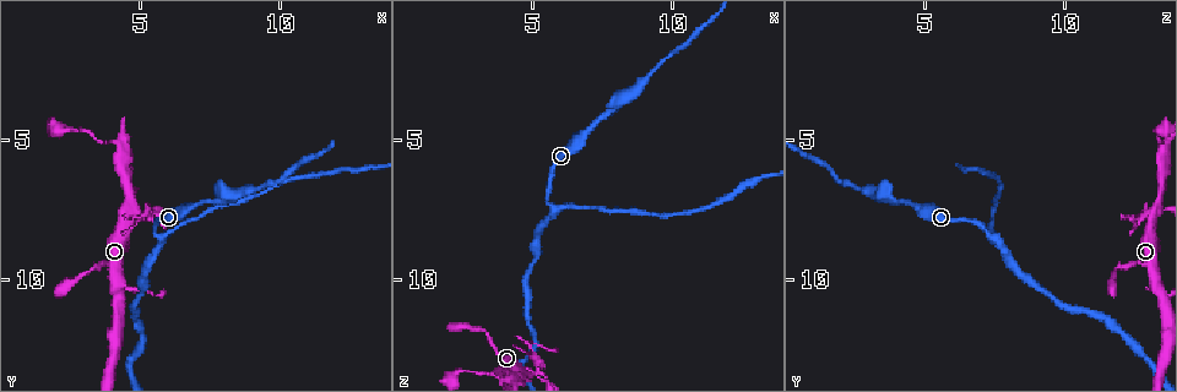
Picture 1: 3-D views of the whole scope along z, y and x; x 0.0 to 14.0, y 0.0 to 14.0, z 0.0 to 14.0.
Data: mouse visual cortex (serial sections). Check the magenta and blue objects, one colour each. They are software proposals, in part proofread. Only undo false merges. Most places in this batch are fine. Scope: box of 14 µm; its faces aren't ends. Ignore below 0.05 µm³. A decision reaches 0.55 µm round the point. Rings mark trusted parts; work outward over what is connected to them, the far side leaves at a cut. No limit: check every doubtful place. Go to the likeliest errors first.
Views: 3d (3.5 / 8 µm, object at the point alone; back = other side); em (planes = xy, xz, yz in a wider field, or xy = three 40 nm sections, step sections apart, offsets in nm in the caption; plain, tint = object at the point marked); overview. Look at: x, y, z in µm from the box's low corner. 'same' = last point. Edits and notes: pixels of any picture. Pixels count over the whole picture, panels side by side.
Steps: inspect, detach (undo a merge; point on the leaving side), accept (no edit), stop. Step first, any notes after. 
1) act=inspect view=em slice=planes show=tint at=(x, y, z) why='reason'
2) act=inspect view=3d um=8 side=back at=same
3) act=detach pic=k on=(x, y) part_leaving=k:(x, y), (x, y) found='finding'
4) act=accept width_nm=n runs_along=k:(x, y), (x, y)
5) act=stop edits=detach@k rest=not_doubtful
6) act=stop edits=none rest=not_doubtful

act=inspect view=3d um=3.5 at=(4.4, 7.7, 13.1) why='thick turns thin'

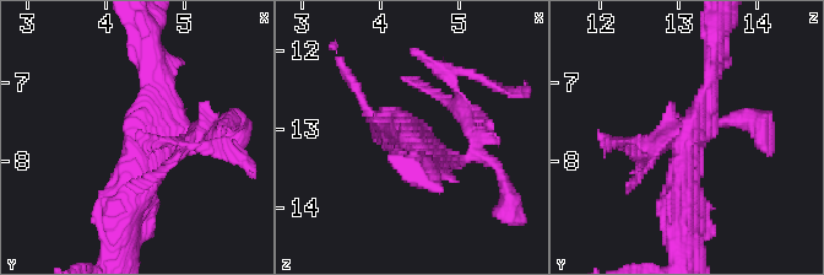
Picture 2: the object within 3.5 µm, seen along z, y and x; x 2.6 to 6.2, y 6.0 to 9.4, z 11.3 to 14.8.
act=accept found='one cell here'

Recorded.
act=inspect view=3d um=3.5 side=back at=(5.2, 7.6, 13.3) why='a fork'

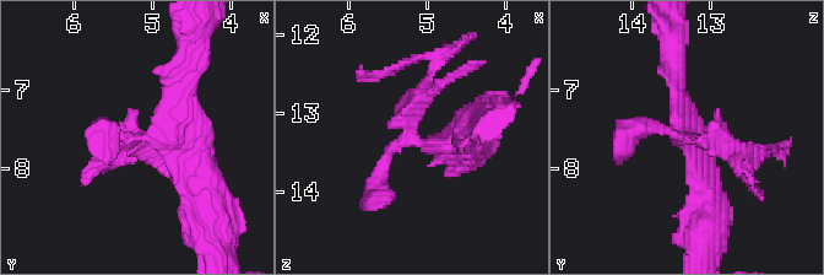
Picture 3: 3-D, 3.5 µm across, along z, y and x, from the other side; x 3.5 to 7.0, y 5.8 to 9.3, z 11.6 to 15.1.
act=inspect view=em slice=xy step=2 show=tint at=(5.20, 7.60, 13.30)

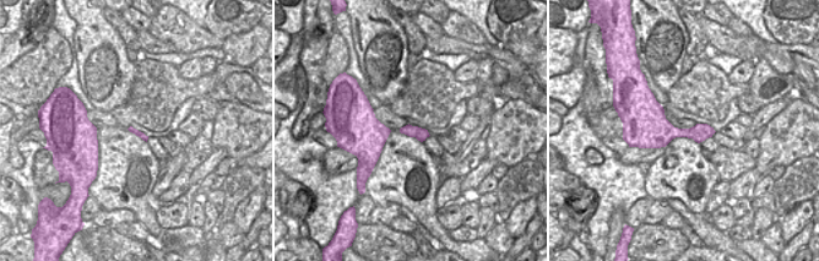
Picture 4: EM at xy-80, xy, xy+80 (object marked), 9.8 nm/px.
act=accept arm_widths_nm=150,250,250 runs_along=3:(475, 118), (445, 144), (411, 138), (429, 61) found='continuous, no second cell'

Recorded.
act=inspect view=3d um=8 at=(5.8, 8.5, 7.4) why='sharp bend'

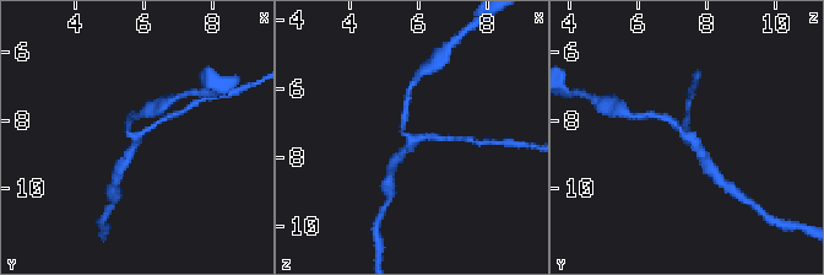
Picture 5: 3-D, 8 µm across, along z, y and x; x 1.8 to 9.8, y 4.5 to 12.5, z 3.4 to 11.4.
act=inspect view=3d um=3.5 at=(5.8, 8.4, 7.4) why='closer look'

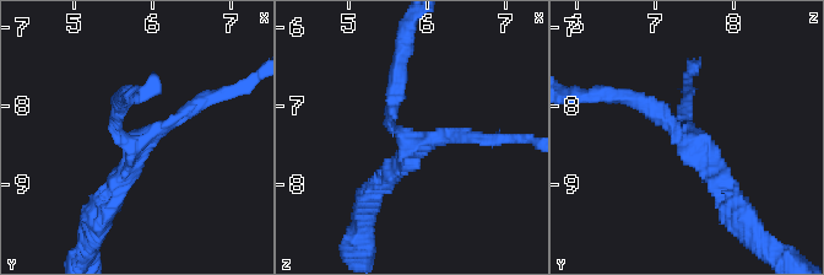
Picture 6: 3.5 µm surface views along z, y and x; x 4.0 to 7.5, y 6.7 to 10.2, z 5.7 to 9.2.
act=inspect view=em slice=xy step=1 show=tint at=(5.75, 8.45, 7.45) why='now the EM'

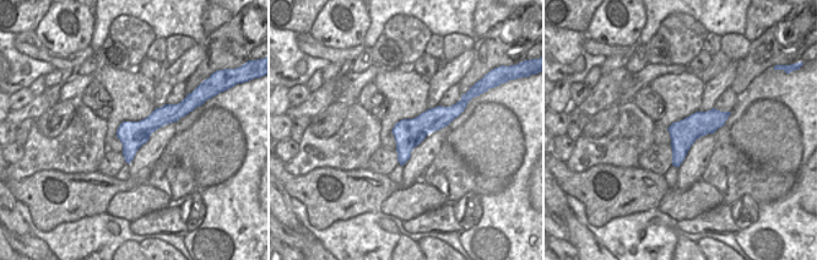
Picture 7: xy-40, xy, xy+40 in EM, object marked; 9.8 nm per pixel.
act=accept arm_widths_nm=200,200,250 runs_along=6:(632, 97), (697, 143), (735, 199) found='all the same cell'

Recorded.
act=stop edits=none rest=not_doubtful

